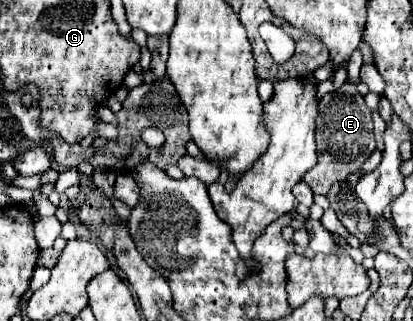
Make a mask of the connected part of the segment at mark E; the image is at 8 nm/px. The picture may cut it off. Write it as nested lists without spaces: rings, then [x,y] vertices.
[[[345,83],[337,91],[331,91],[319,101],[319,117],[317,117],[317,155],[319,163],[307,171],[303,181],[311,187],[315,195],[327,195],[333,183],[341,183],[347,175],[359,171],[361,163],[375,151],[373,139],[373,121],[371,109],[365,105],[357,87]]]

